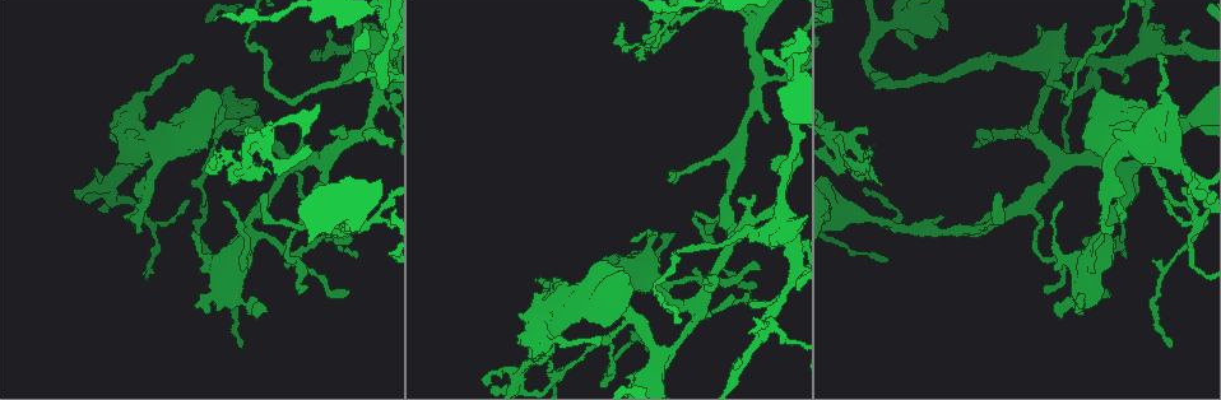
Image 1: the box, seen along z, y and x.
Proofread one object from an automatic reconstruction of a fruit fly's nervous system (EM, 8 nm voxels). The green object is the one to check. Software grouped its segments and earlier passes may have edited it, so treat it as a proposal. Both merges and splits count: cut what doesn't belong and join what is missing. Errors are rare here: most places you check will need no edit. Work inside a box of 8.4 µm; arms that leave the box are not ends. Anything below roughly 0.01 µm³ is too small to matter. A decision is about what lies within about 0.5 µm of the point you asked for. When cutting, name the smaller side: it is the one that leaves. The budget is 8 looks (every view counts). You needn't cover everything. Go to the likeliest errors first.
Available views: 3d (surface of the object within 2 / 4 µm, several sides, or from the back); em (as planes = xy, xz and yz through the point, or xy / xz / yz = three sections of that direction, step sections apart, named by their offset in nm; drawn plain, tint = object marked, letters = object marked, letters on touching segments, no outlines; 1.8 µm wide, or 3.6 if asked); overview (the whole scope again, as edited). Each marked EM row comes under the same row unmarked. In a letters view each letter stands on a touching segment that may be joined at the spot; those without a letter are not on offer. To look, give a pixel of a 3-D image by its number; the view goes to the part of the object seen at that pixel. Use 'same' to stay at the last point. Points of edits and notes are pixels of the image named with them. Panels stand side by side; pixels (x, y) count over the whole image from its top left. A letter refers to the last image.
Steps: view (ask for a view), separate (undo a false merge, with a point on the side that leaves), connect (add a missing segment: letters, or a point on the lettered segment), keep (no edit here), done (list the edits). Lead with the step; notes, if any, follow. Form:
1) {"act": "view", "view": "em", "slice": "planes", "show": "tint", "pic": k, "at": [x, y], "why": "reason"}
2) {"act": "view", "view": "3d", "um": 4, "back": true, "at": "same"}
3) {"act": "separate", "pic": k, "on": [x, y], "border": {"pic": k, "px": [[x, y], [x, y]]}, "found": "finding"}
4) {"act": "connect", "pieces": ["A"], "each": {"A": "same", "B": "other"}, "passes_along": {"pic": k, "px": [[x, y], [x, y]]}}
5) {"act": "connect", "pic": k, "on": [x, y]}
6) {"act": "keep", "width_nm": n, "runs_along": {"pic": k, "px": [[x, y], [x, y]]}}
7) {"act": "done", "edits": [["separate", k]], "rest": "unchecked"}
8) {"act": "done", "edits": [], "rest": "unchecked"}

{"act": "view", "view": "3d", "um": 2, "pic": 1, "at": [516, 375], "why": "sharp bend"}

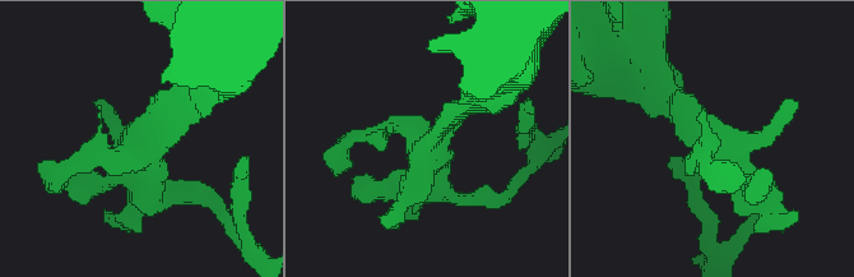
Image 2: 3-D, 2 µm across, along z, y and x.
{"act": "view", "view": "em", "slice": "xy", "step": 4, "show": "letters", "pic": 2, "at": [147, 159], "why": "now the EM"}

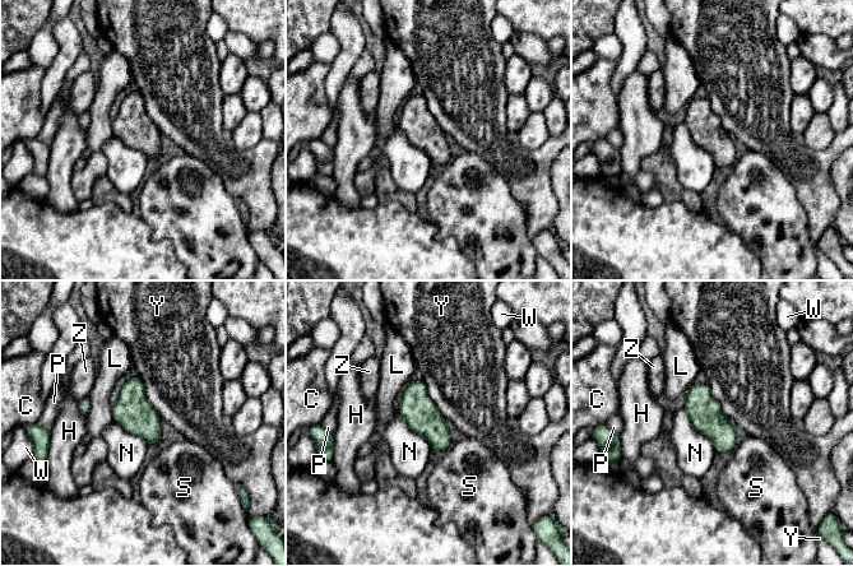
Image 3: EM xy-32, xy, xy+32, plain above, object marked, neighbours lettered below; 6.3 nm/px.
{"act": "view", "view": "em", "slice": "planes", "show": "letters", "at": "same", "why": "another direction"}

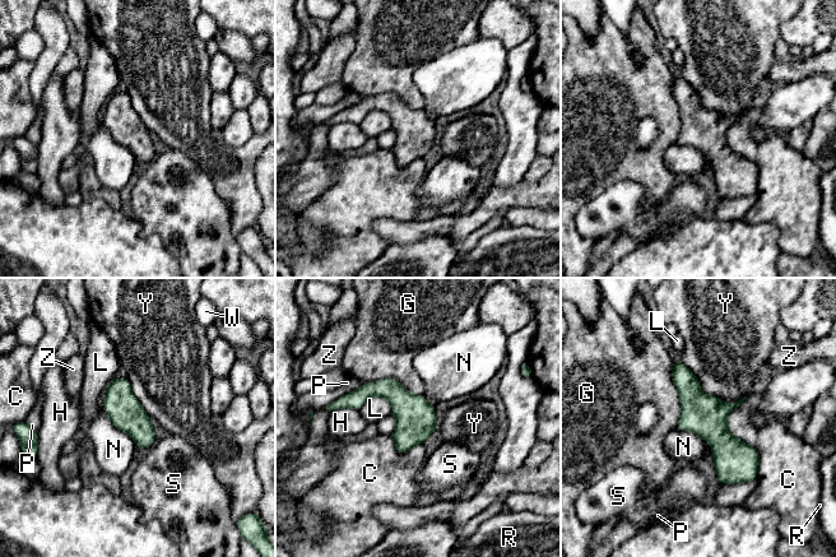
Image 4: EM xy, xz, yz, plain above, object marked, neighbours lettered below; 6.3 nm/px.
{"act": "keep", "width_nm": 220, "each": {"C": "other", "G": "other", "H": "other", "L": "other", "N": "other", "P": "other", "R": "other", "S": "other", "W": "other", "Y": "other", "Z": "other"}, "found": "continuous, no second cell"}

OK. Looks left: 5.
{"act": "view", "view": "3d", "um": 4, "back": true, "pic": 1, "at": [664, 44]}

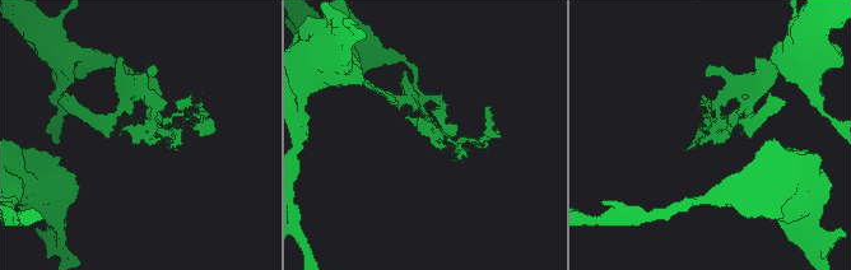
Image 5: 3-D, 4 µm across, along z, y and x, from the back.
{"act": "view", "view": "em", "slice": "xy", "step": 16, "show": "letters", "pic": 5, "at": [712, 143]}

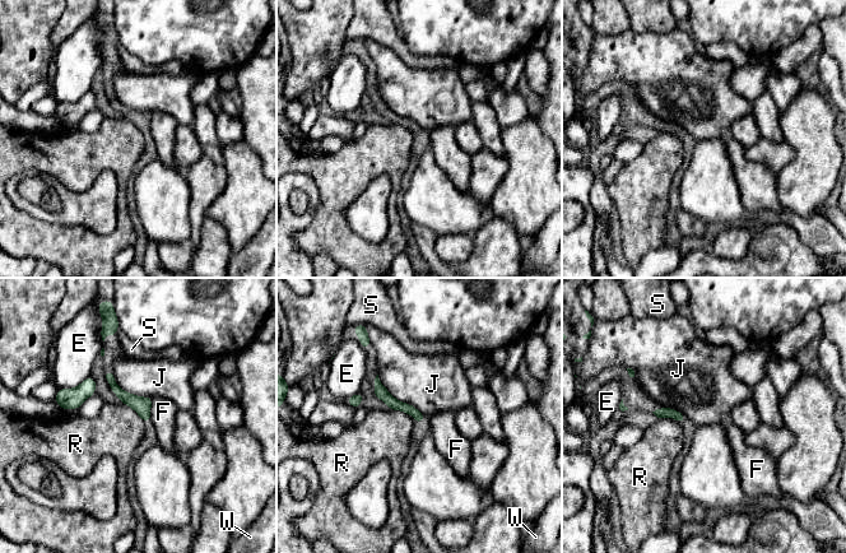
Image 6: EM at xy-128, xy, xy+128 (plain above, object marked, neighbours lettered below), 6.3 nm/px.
{"act": "keep", "each": {"E": "other", "F": "other", "J": "other", "R": "other", "S": "other", "W": "other"}, "runs_along": {"pic": 6, "px": [[107, 373], [147, 419]]}, "found": "no lettered segment goes on from it"}

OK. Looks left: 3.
{"act": "view", "view": "3d", "um": 4, "back": true, "pic": 1, "at": [384, 69], "why": "abrupt turn"}

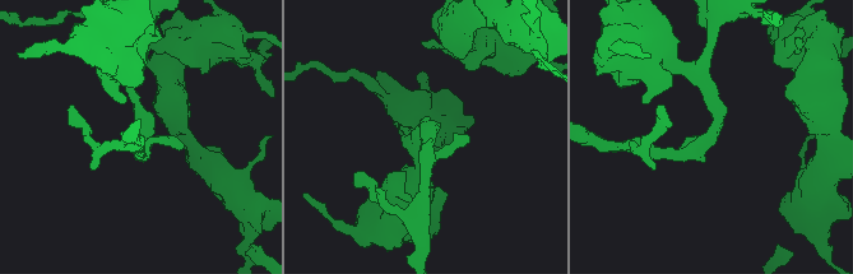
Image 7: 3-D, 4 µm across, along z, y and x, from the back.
{"act": "view", "view": "em", "slice": "planes", "show": "letters", "pic": 7, "at": [428, 130], "why": "need the tissue"}

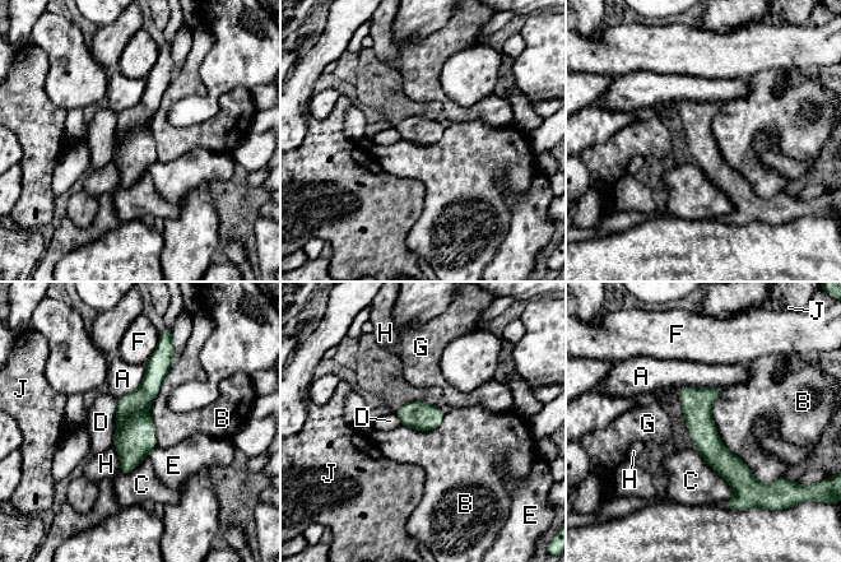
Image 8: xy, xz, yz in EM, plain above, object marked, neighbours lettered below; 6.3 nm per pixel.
{"act": "keep", "longest_contact_nm": ["B", 650], "each": {"A": "other", "B": "other", "C": "other", "D": "other", "E": "other", "F": "other", "G": "other", "H": "other", "J": "other"}, "found": "continuous, no second cell"}

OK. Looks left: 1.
{"act": "view", "view": "em", "slice": "xy", "step": 16, "show": "letters", "pic": 1, "at": [335, 82], "why": "sudden change in width"}

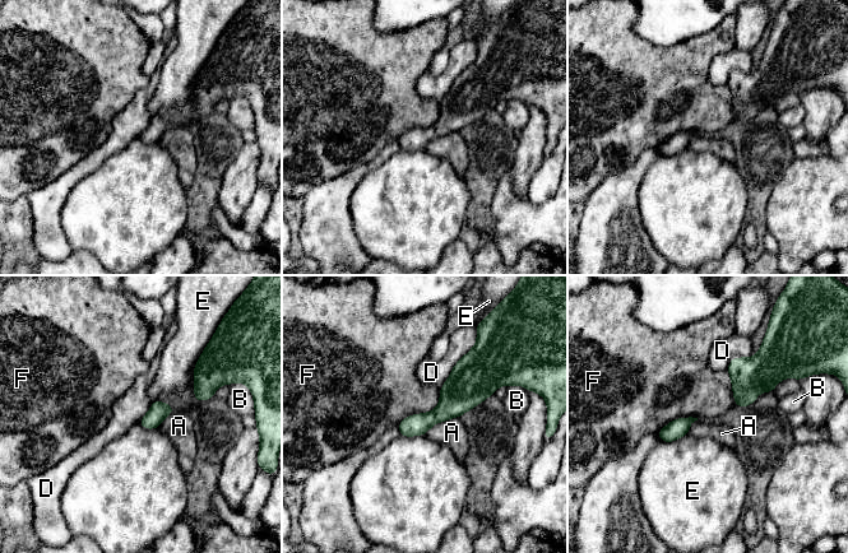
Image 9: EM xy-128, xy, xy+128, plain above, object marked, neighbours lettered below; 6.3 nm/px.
{"act": "keep", "each": {"A": "other", "B": "other", "D": "other", "E": "other", "F": "other"}, "found": "one cell here"}

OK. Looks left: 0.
{"act": "done", "edits": [], "rest": "unchecked"}

